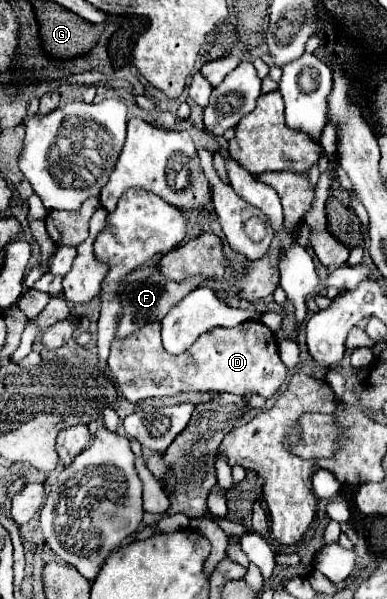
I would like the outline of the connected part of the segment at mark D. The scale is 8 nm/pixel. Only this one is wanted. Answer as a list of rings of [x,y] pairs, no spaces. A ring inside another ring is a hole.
[[[243,321],[237,327],[215,327],[203,333],[189,351],[171,355],[161,345],[161,325],[147,325],[135,337],[113,339],[109,355],[111,379],[123,397],[141,403],[157,397],[171,397],[183,391],[211,391],[235,395],[273,397],[287,379],[287,369],[279,359],[277,339],[259,321]]]

